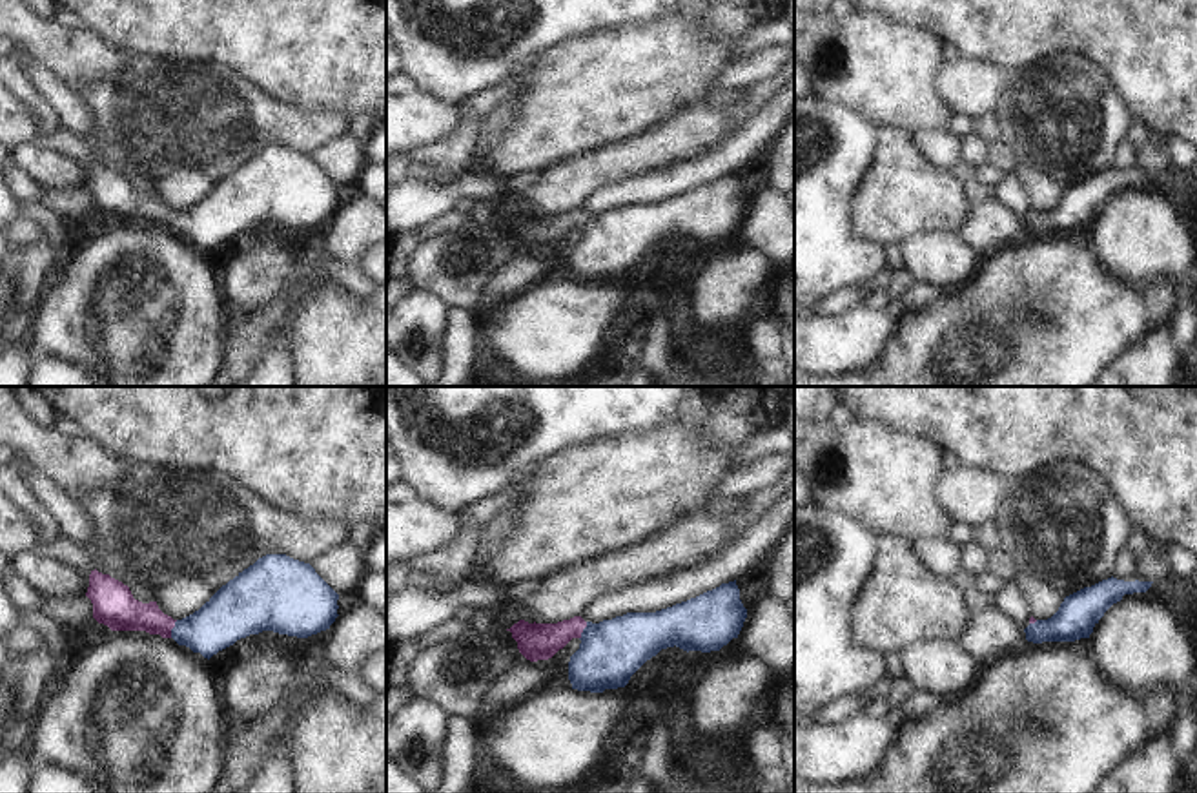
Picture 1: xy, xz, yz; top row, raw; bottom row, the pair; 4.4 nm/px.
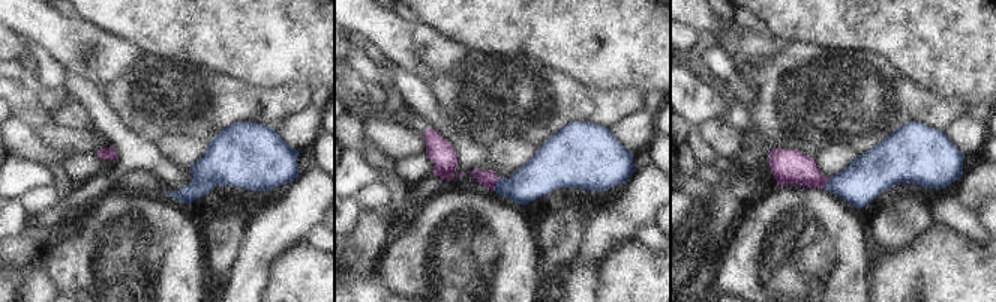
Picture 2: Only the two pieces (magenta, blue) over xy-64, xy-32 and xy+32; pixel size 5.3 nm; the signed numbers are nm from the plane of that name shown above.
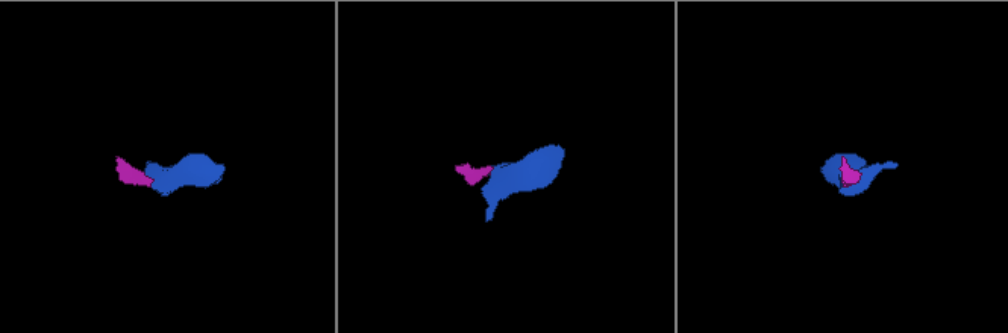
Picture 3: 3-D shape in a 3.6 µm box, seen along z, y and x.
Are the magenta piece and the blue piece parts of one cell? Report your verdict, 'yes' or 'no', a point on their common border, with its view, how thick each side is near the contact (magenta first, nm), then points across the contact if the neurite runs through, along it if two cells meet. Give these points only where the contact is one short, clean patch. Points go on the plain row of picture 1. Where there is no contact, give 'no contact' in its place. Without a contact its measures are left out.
yes | xy (172, 219) | 170/220 nm | across xy (119, 201), (172, 219), (214, 219), (223, 212)

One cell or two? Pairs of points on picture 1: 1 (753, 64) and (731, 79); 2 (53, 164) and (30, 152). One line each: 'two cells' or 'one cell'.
1: one cell
2: one cell

